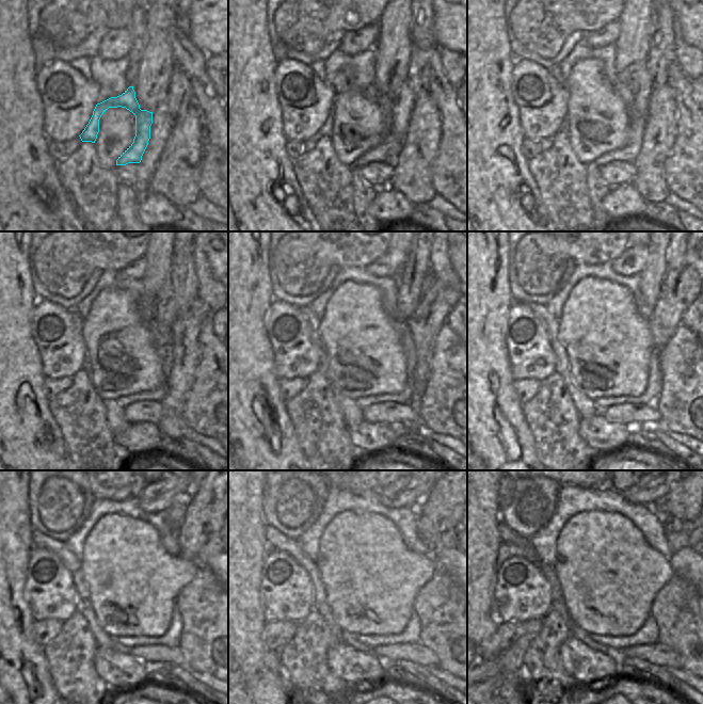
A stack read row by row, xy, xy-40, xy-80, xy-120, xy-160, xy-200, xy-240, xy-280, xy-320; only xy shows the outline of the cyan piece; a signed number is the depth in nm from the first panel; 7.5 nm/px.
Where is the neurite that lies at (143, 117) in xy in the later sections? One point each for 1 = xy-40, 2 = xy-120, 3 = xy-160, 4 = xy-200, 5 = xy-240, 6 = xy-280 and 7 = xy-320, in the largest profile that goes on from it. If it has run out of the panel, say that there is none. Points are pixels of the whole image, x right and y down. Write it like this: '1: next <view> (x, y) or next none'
1: next xy-40 (386, 152)
2: next xy-120 (157, 395)
3: next xy-160 (404, 397)
4: next xy-200 (654, 386)
5: next xy-240 (171, 638)
6: next xy-280 (411, 634)
7: next xy-320 (648, 635)

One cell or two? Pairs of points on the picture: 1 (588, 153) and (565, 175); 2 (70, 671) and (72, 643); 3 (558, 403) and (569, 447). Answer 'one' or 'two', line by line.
1: two
2: one
3: one

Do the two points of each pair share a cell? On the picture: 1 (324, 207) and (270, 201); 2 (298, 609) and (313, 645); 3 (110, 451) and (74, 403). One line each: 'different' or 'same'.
1: different
2: different
3: same

